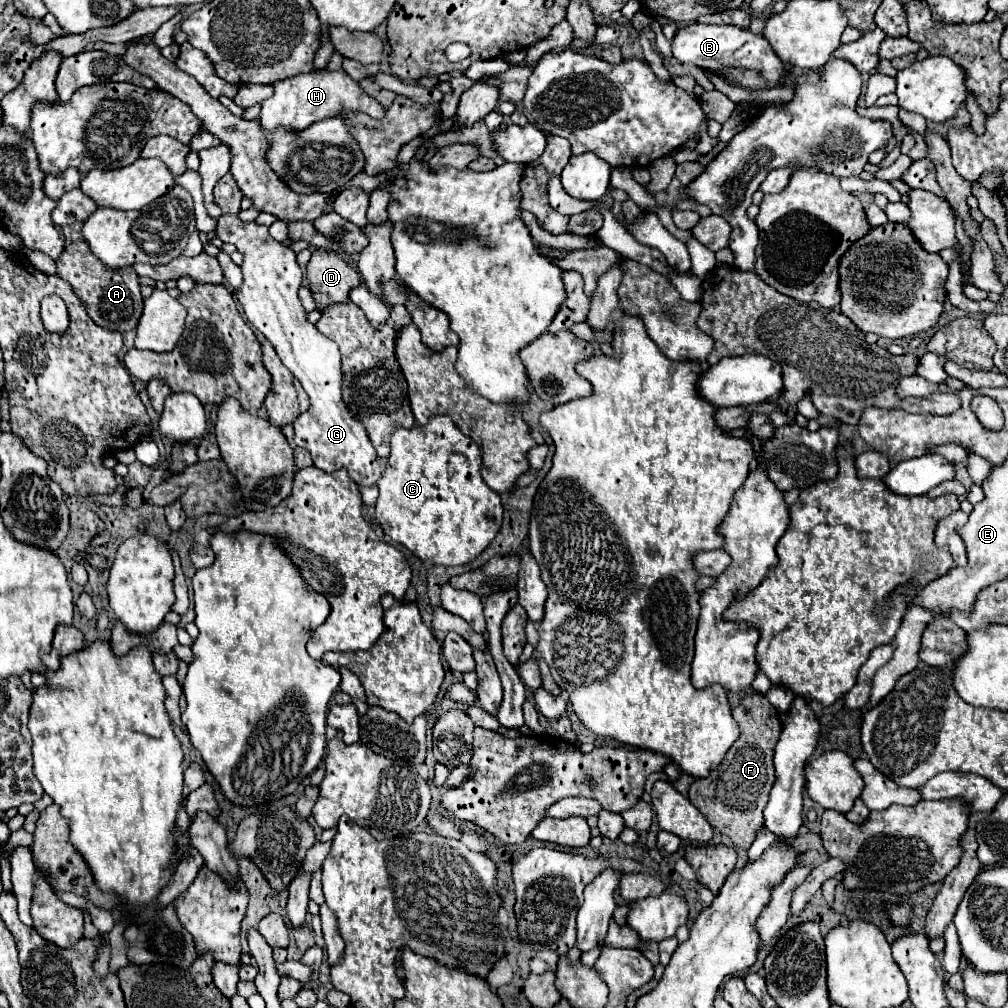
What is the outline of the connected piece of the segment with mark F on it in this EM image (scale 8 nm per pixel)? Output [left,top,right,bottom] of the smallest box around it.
[688,694,782,850]

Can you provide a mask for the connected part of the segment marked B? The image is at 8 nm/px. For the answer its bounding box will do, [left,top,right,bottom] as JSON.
[672,24,784,86]

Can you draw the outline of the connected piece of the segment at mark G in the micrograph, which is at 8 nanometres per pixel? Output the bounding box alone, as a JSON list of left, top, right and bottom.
[216,214,382,486]

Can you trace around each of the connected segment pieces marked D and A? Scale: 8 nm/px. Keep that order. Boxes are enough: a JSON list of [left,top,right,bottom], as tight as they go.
[[306,250,360,312],[56,240,142,332]]

